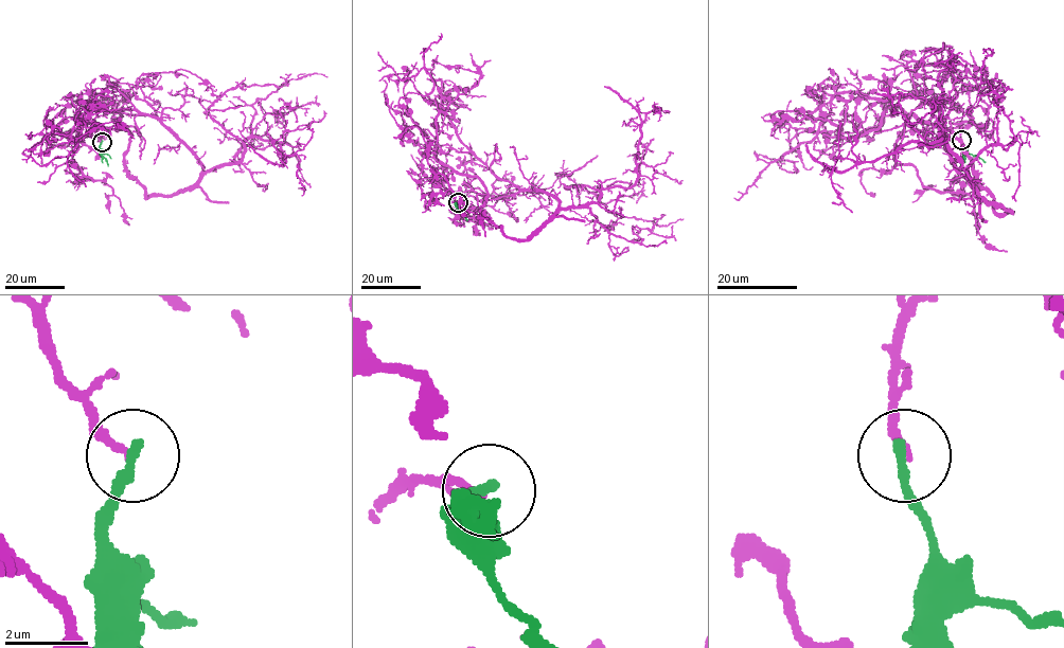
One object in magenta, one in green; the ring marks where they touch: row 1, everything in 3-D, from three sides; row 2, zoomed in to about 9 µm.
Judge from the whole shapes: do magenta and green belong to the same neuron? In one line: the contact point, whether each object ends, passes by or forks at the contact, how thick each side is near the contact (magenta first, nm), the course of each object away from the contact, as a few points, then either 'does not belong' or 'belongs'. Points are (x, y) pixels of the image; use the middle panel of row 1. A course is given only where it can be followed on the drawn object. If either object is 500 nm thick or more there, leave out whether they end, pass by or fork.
at (458, 202); magenta ends there; green ends there; 170 nm thick on the magenta side, 280 nm on the other; magenta runs (458, 202), (474, 190), (596, 203), (635, 182), (654, 105), (658, 121); green runs (458, 202), (456, 205), (467, 219); does not belong

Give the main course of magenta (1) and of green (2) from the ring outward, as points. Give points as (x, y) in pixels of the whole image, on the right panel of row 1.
1: (961, 140), (950, 101), (945, 149), (968, 179), (941, 134), (872, 161), (839, 156), (832, 186), (852, 212)
2: (961, 140), (965, 150), (983, 162)

